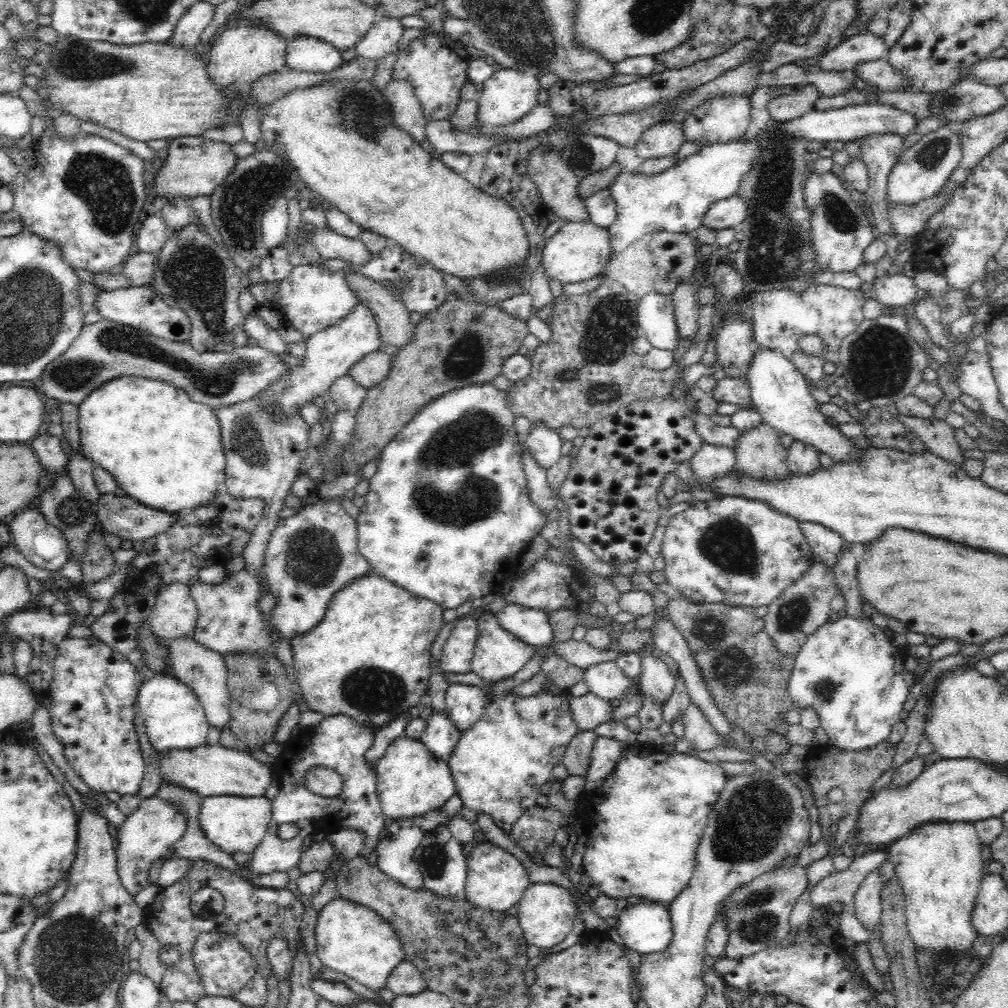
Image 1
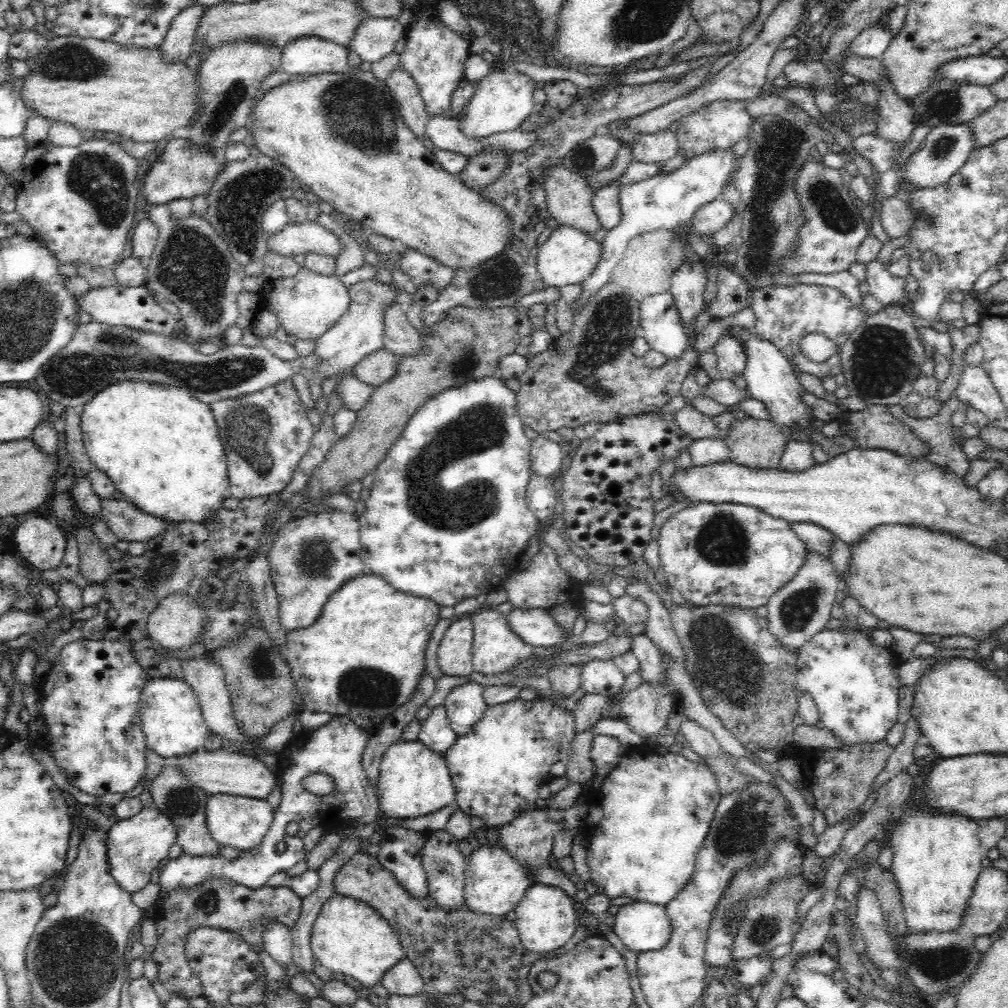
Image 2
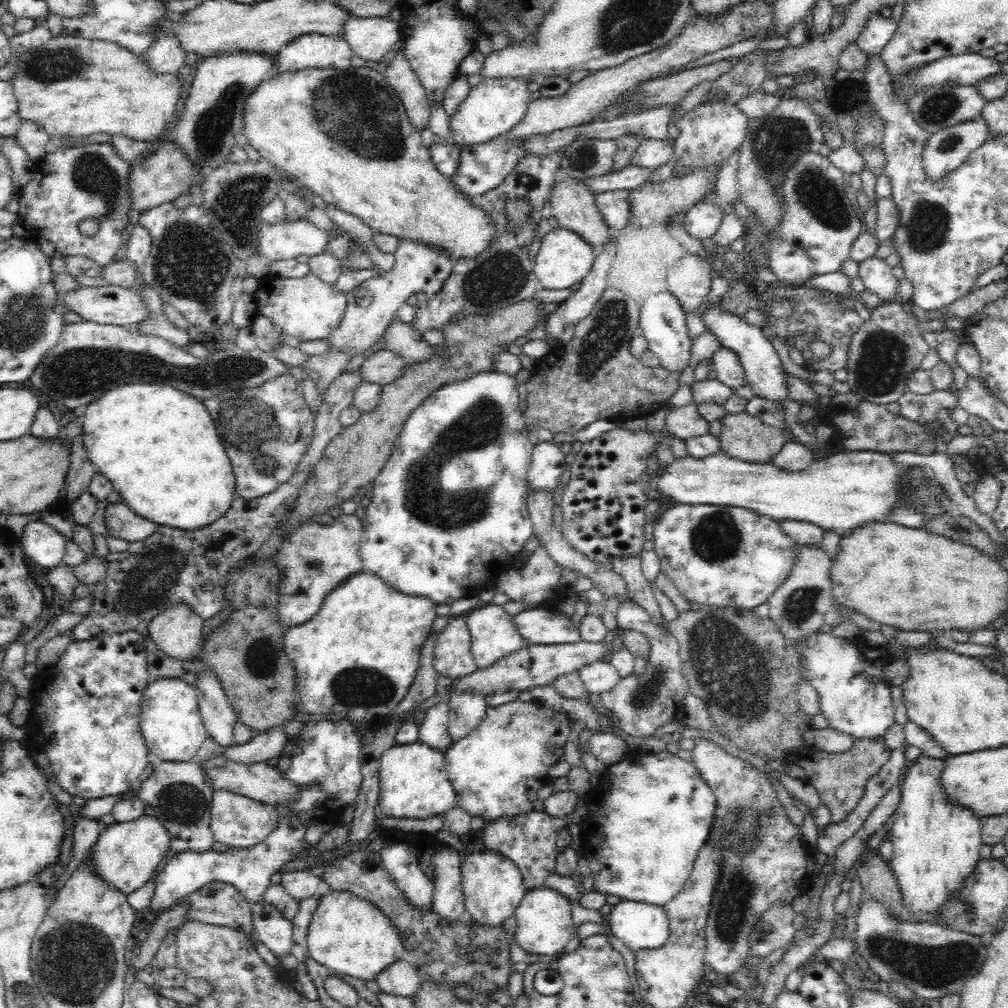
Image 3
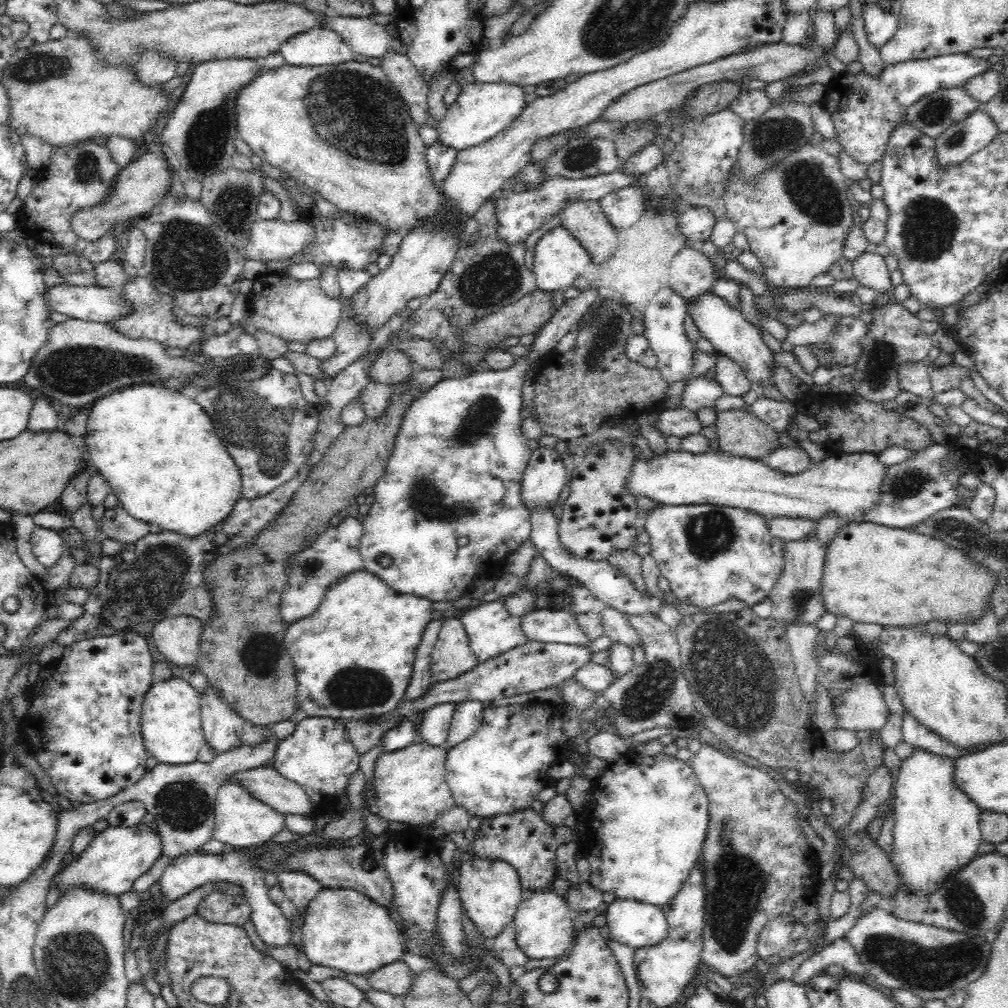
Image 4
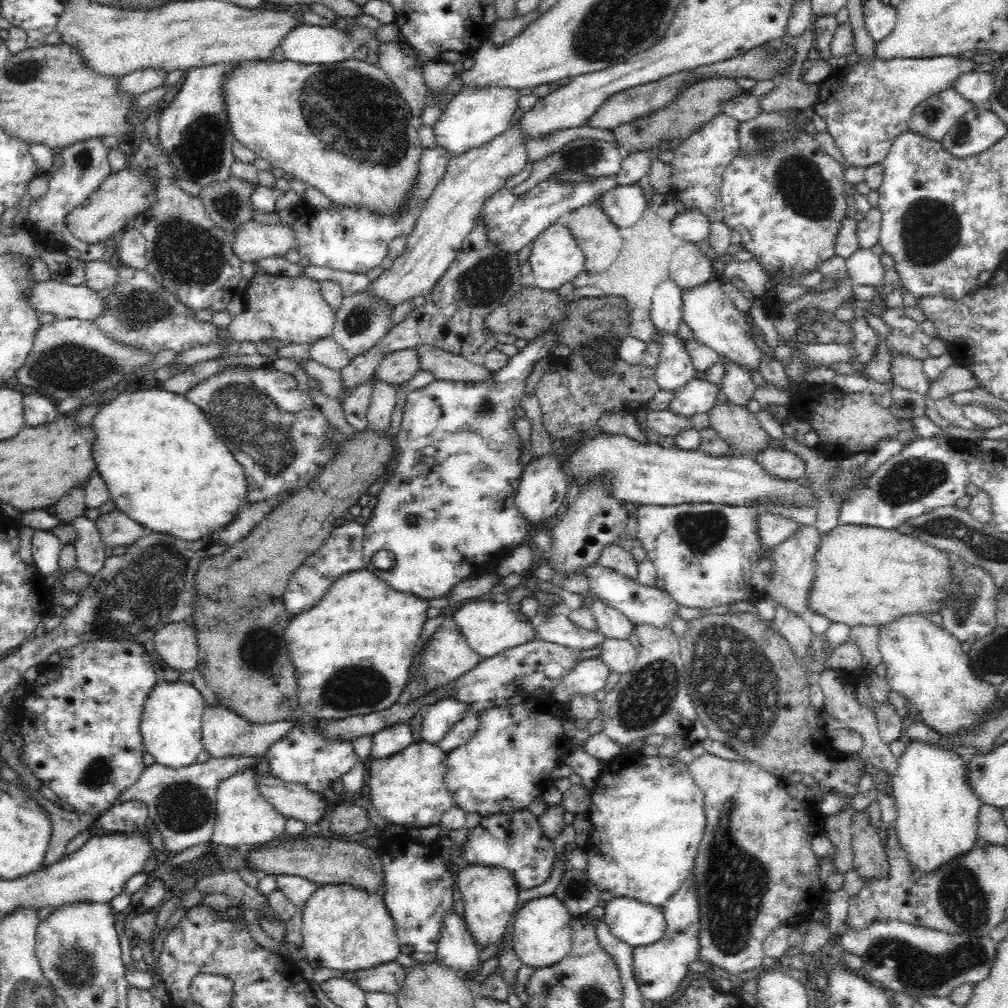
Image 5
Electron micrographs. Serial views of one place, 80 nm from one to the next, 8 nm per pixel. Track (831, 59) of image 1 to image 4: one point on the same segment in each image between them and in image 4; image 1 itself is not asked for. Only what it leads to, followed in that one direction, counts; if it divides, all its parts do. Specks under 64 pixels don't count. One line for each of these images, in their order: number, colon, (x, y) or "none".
2: (872, 42)
3: (879, 30)
4: (880, 25)

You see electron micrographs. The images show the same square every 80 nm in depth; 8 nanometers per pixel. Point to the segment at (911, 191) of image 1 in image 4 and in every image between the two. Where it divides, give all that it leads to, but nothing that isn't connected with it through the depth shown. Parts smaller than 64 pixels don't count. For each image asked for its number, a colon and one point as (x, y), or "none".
2: (942, 153)
3: (946, 150)
4: (978, 129)

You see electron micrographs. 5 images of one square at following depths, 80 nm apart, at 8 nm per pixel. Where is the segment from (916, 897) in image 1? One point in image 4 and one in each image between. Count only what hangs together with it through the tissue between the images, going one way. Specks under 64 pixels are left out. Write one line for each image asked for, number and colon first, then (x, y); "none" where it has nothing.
2: (937, 856)
3: (937, 841)
4: (937, 831)

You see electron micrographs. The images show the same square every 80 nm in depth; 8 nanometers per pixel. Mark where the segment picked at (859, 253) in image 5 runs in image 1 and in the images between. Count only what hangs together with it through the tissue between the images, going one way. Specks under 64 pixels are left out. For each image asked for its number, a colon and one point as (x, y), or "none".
1: (898, 291)
2: (889, 289)
3: (876, 276)
4: (869, 269)

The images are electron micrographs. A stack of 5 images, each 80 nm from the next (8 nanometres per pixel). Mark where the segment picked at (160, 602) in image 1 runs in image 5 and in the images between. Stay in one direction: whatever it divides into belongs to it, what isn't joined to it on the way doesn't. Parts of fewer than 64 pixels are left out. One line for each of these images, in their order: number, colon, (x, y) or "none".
2: (177, 621)
3: (177, 632)
4: (177, 638)
5: (176, 645)

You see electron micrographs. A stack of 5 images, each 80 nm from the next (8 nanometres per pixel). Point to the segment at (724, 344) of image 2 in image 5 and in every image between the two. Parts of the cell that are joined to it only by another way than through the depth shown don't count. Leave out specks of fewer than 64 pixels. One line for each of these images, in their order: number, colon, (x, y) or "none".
3: (728, 368)
4: (729, 375)
5: (738, 386)

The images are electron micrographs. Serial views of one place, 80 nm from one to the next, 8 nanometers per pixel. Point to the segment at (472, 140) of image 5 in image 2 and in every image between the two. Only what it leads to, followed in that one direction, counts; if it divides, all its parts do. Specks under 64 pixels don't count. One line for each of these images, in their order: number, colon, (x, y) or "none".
2: (502, 101)
3: (491, 108)
4: (480, 111)

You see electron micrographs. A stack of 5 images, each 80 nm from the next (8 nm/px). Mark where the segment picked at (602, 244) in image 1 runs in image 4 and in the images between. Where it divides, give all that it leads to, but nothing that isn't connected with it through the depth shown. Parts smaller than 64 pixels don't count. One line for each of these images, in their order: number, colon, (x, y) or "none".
2: (568, 255)
3: (563, 258)
4: (559, 259)

